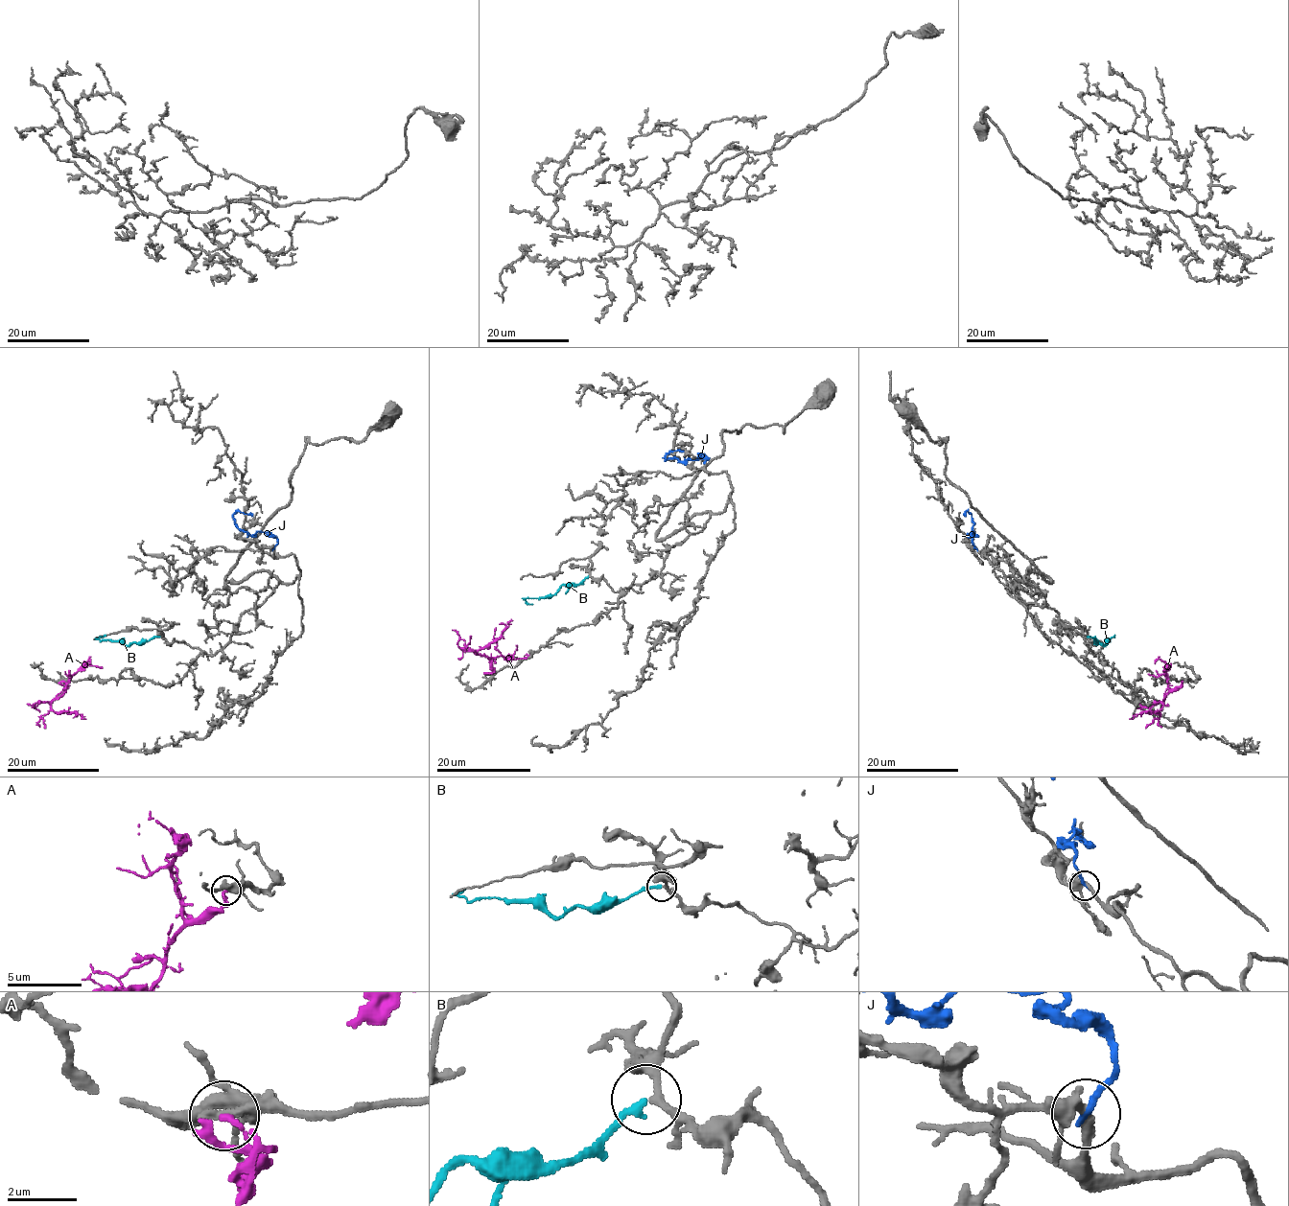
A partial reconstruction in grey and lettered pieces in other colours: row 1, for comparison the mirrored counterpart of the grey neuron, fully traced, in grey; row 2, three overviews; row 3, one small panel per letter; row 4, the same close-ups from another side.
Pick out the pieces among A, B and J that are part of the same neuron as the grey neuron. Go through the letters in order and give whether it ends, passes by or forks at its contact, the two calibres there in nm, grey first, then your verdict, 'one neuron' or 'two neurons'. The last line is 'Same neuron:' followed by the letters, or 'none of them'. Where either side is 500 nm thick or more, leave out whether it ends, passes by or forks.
A: it ends | 320/150 nm | two neurons
B: it ends | 160/200 nm | one neuron
J: it ends | 280/200 nm | two neurons
Same neuron: B

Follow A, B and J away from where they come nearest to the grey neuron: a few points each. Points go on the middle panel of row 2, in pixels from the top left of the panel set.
A: (488, 674), (492, 672), (492, 662), (477, 652), (501, 636), (511, 619)
B: (588, 575), (578, 584), (562, 585), (553, 594), (527, 598), (527, 601), (532, 604)
J: (705, 461), (710, 459), (680, 461), (664, 457), (670, 452), (683, 452)

